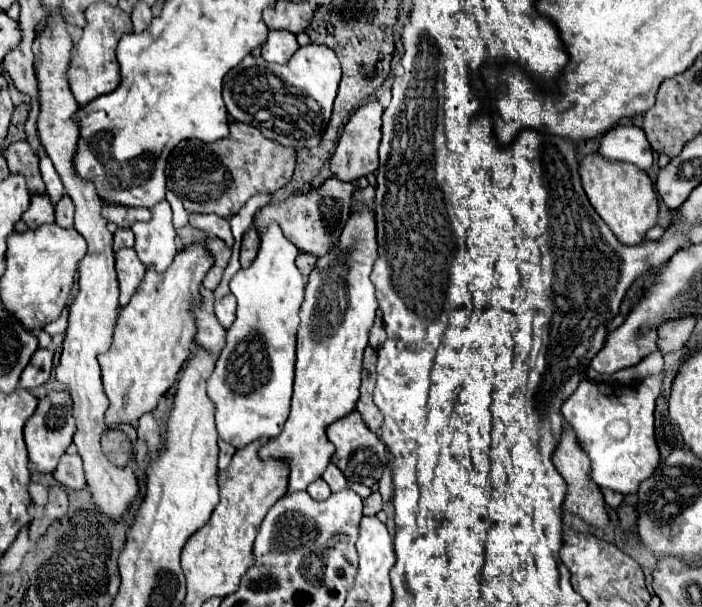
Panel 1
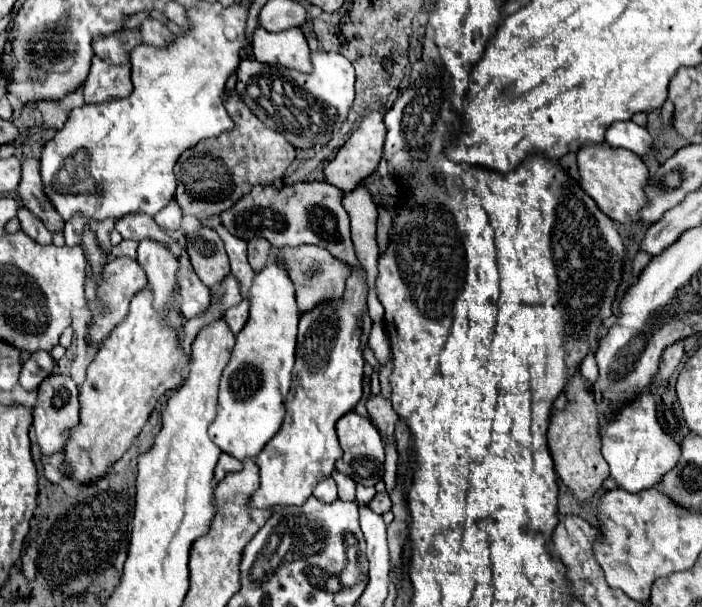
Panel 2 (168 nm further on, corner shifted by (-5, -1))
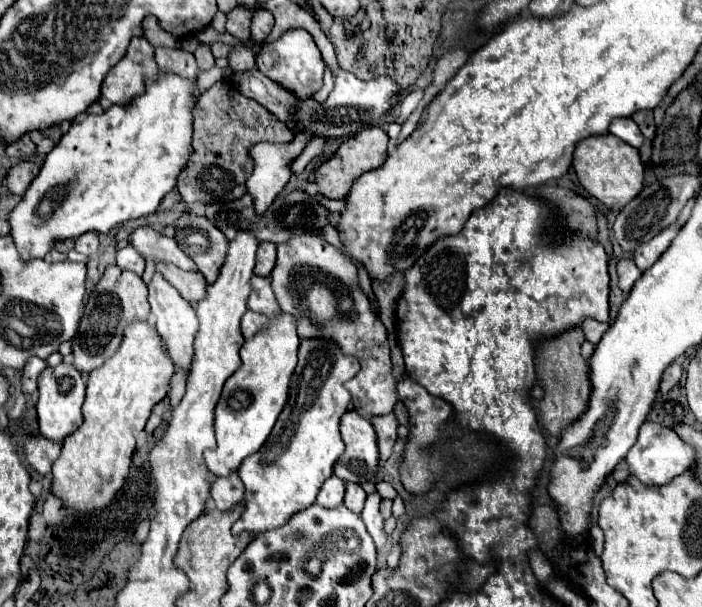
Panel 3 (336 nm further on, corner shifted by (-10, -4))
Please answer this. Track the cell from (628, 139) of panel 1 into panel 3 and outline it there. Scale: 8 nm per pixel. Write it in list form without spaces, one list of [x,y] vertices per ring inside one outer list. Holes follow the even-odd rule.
[[[622,117],[622,119],[614,119],[614,123],[610,123],[610,133],[616,135],[618,139],[626,141],[632,147],[640,147],[644,141],[644,135],[640,133],[638,125],[630,119],[630,117]]]

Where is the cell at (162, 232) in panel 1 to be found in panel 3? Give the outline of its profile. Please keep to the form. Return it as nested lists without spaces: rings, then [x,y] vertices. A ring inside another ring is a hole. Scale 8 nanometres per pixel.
[[[154,273],[152,281],[148,285],[148,301],[150,301],[150,307],[152,307],[156,329],[166,343],[166,351],[168,351],[172,363],[176,365],[176,369],[190,371],[192,361],[194,361],[192,343],[194,343],[194,335],[198,331],[198,319],[196,319],[192,305],[186,299],[182,299],[182,295],[170,283],[166,283],[166,279],[160,273]]]

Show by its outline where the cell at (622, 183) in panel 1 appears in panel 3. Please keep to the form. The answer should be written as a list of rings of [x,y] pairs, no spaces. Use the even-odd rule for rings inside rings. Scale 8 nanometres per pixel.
[[[606,133],[604,137],[596,135],[578,143],[578,147],[574,149],[572,167],[576,171],[580,185],[586,189],[586,193],[598,199],[608,209],[620,211],[642,191],[644,163],[640,161],[638,149],[630,147],[628,143],[622,143],[618,137],[610,133]]]

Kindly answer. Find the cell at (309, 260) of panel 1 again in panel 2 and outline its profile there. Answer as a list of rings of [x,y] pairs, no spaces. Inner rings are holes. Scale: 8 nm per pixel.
[[[297,246],[297,248],[283,248],[279,254],[287,268],[289,268],[289,276],[295,284],[297,290],[297,306],[299,312],[305,312],[309,308],[313,308],[315,304],[323,302],[323,300],[331,300],[331,298],[341,298],[341,292],[345,290],[345,280],[349,276],[349,268],[335,260],[325,248],[317,248],[317,246]]]

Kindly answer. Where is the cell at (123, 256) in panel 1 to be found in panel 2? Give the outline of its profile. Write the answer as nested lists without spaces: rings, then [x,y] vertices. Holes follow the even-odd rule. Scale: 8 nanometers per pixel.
[[[121,256],[121,258],[113,258],[105,270],[103,270],[103,284],[99,286],[97,290],[97,300],[89,304],[89,310],[91,310],[91,340],[103,340],[105,336],[109,336],[109,332],[127,316],[129,312],[129,302],[131,298],[135,296],[135,292],[143,290],[147,284],[145,284],[145,272],[141,272],[141,264],[137,264],[135,258],[127,258],[127,256]]]

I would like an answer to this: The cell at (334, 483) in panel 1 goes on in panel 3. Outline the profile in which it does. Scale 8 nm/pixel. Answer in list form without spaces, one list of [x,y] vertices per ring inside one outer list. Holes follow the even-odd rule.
[[[346,483],[344,505],[346,505],[352,513],[360,515],[360,513],[362,513],[362,507],[364,507],[364,501],[366,501],[366,493],[364,493],[364,489],[362,489],[360,485],[356,485],[356,483]]]

